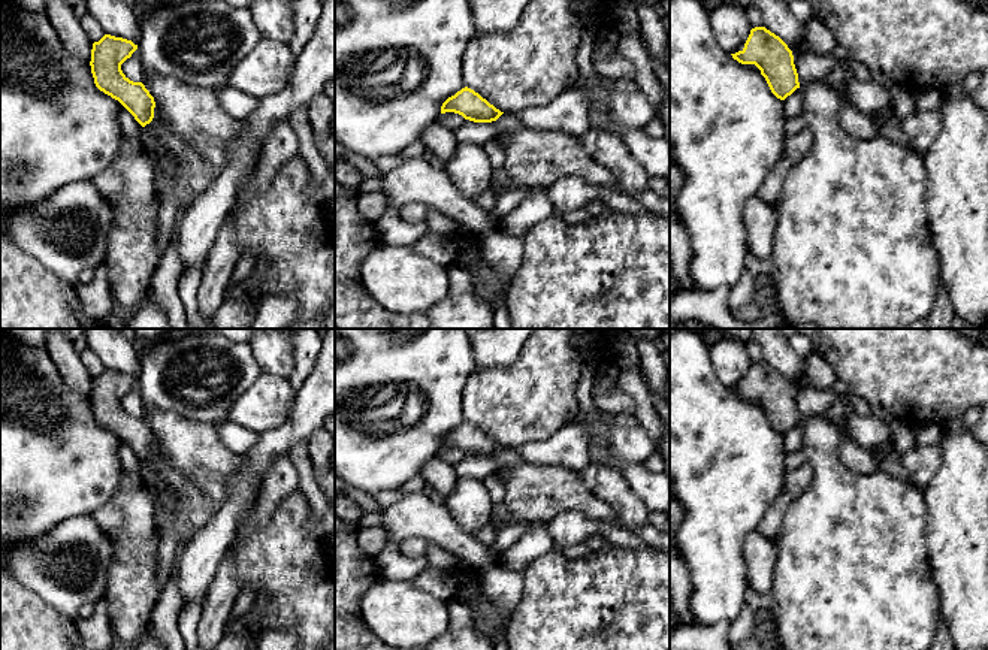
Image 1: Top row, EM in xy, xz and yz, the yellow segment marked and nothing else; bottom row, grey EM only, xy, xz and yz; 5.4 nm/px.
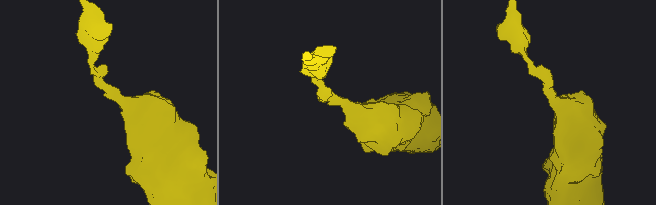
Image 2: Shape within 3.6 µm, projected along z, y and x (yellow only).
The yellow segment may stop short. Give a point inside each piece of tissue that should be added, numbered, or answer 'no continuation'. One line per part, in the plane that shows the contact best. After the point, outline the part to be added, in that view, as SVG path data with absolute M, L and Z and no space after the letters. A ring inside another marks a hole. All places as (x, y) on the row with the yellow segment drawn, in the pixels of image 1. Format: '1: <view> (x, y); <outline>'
no continuation

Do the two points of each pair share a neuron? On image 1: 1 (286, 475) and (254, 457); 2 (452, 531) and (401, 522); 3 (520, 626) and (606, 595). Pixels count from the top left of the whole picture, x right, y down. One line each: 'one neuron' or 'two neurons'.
1: two neurons
2: one neuron
3: one neuron

